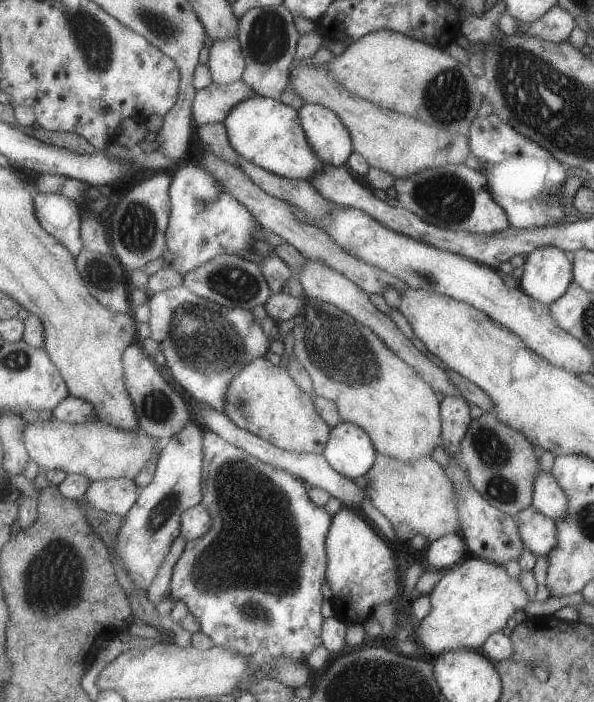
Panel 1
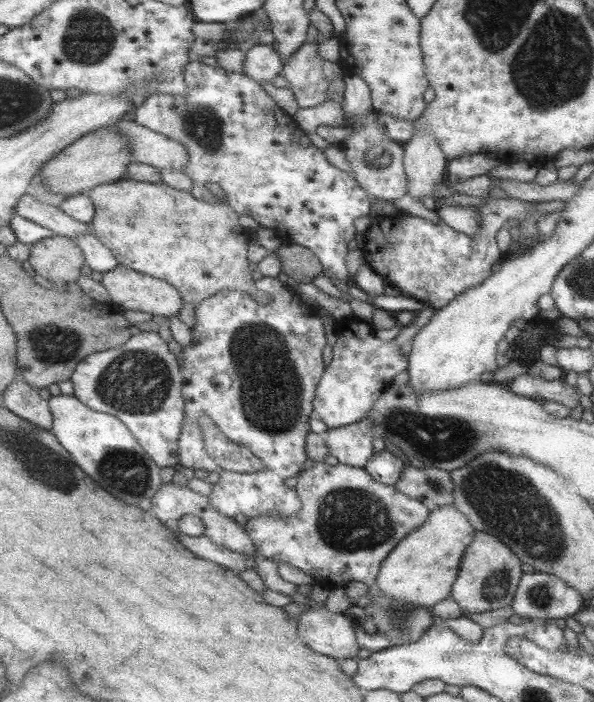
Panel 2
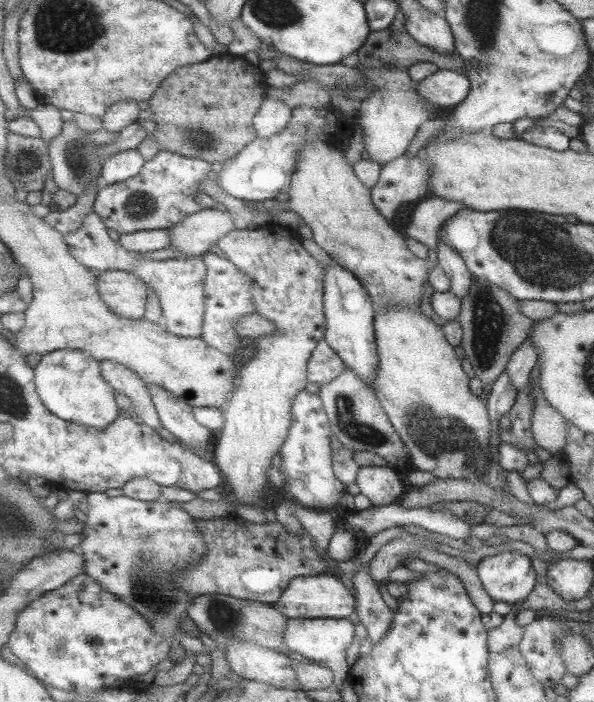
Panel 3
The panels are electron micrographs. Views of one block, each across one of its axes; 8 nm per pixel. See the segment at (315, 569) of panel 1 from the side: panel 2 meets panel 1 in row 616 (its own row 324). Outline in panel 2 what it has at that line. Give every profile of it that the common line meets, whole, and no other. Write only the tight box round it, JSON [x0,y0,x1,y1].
[180,276,327,519]

